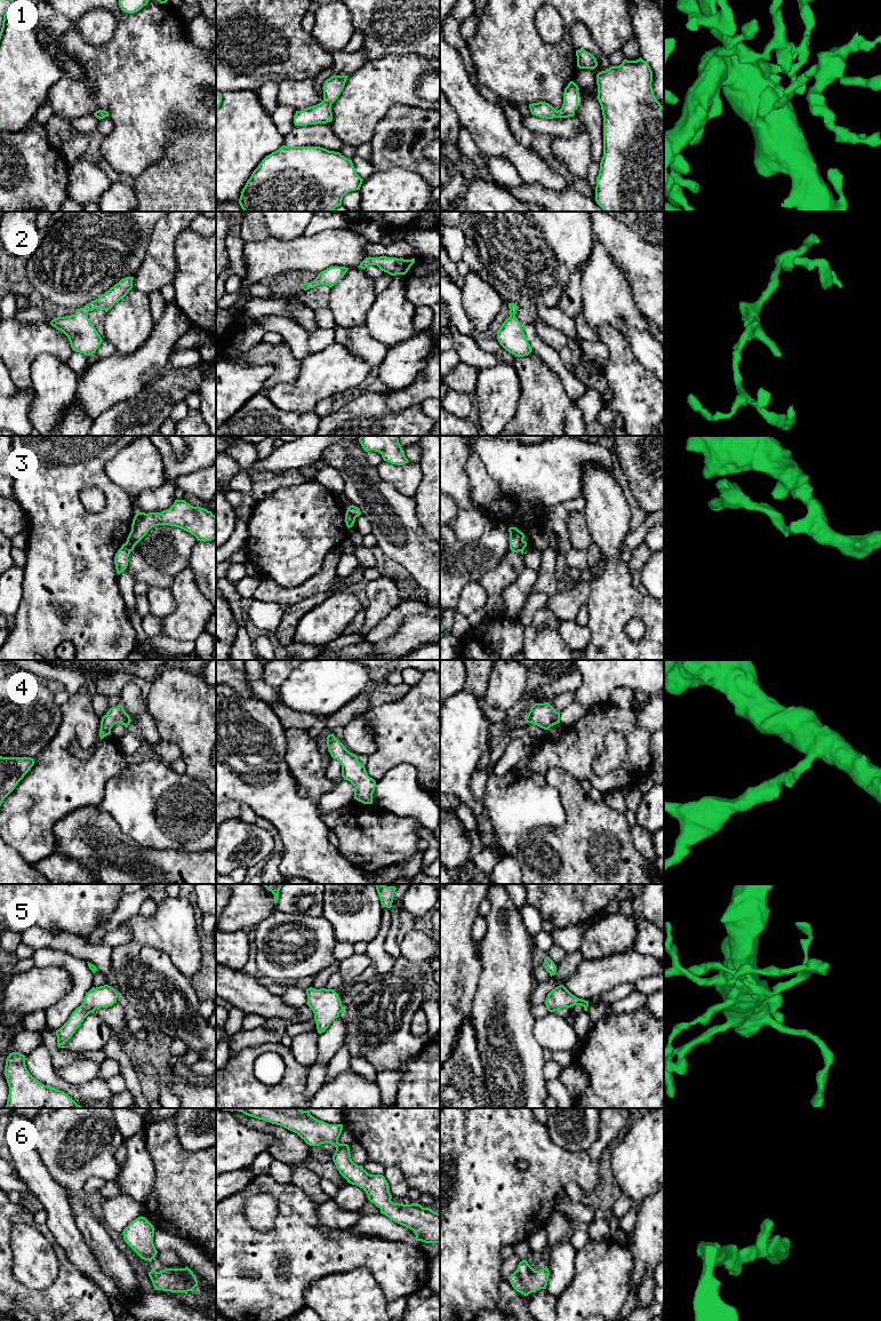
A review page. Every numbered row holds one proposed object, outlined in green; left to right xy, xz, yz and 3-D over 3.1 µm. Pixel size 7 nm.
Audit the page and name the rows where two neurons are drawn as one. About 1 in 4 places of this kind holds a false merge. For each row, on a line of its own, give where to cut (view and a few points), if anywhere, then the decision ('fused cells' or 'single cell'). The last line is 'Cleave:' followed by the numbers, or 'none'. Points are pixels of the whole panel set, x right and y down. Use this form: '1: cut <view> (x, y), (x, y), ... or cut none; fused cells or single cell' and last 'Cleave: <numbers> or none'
1: cut none; single cell
2: cut none; single cell
3: cut xz (346, 512), (354, 518); fused cells
4: cut none; single cell
5: cut none; single cell
6: cut none; single cell
Cleave: 3

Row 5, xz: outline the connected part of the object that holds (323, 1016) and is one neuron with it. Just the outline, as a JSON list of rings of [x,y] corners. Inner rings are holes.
[[[310,987],[306,989],[306,995],[306,1004],[313,1011],[318,1033],[321,1034],[344,1010],[342,1001],[335,989]]]

